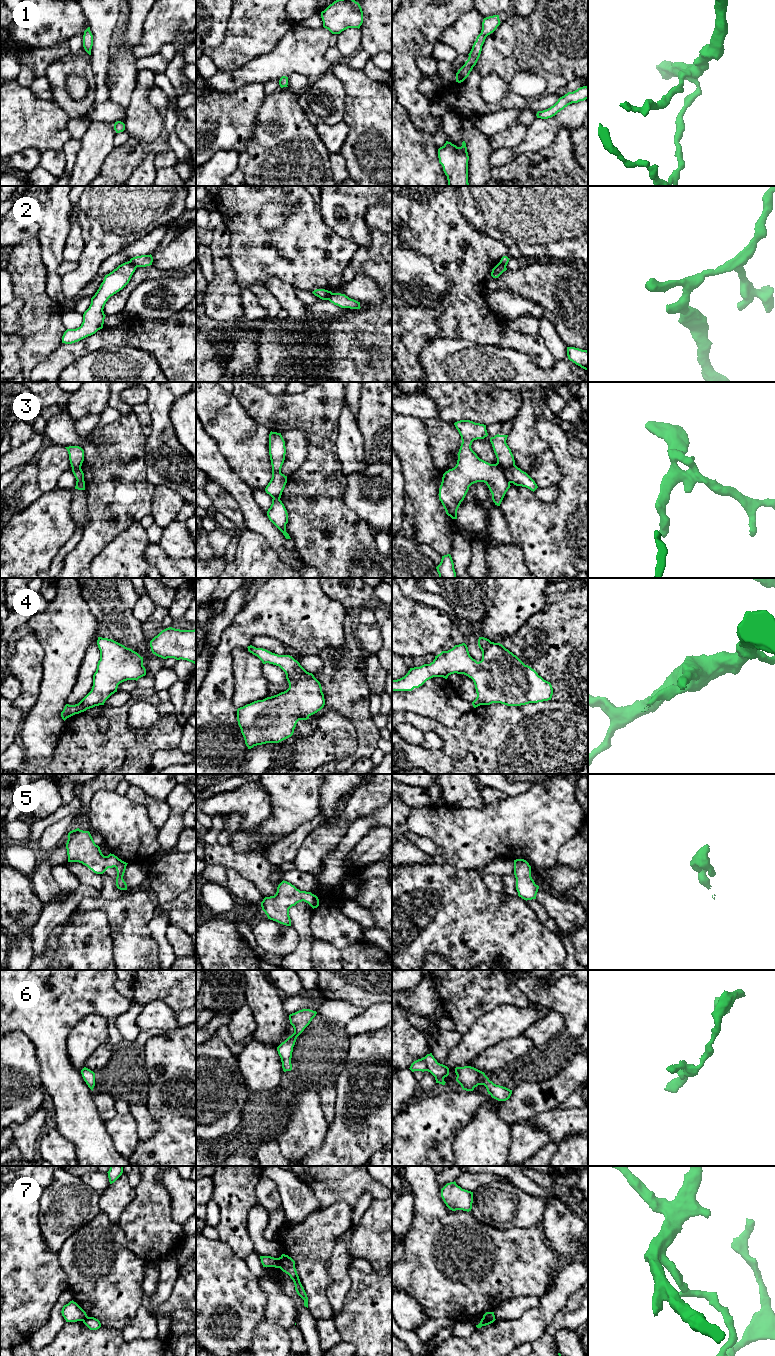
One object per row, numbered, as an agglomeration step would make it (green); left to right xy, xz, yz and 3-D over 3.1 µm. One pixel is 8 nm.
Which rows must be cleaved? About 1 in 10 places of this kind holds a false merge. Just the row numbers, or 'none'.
7

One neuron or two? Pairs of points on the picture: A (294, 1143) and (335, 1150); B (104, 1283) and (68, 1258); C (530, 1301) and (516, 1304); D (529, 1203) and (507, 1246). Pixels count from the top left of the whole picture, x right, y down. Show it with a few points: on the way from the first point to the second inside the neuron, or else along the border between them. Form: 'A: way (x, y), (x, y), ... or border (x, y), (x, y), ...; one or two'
A: border (329, 1125), (322, 1145), (304, 1155); two
B: way (94, 1278), (91, 1278), (82, 1269), (72, 1268); one
C: way (527, 1302), (519, 1304); one
D: border (537, 1225), (508, 1228), (495, 1228), (493, 1226); two

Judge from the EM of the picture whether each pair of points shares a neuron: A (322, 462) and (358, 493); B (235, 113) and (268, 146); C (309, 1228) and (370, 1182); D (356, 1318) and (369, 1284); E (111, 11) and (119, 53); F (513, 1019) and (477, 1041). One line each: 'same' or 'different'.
A: different
B: different
C: different
D: same
E: different
F: same

